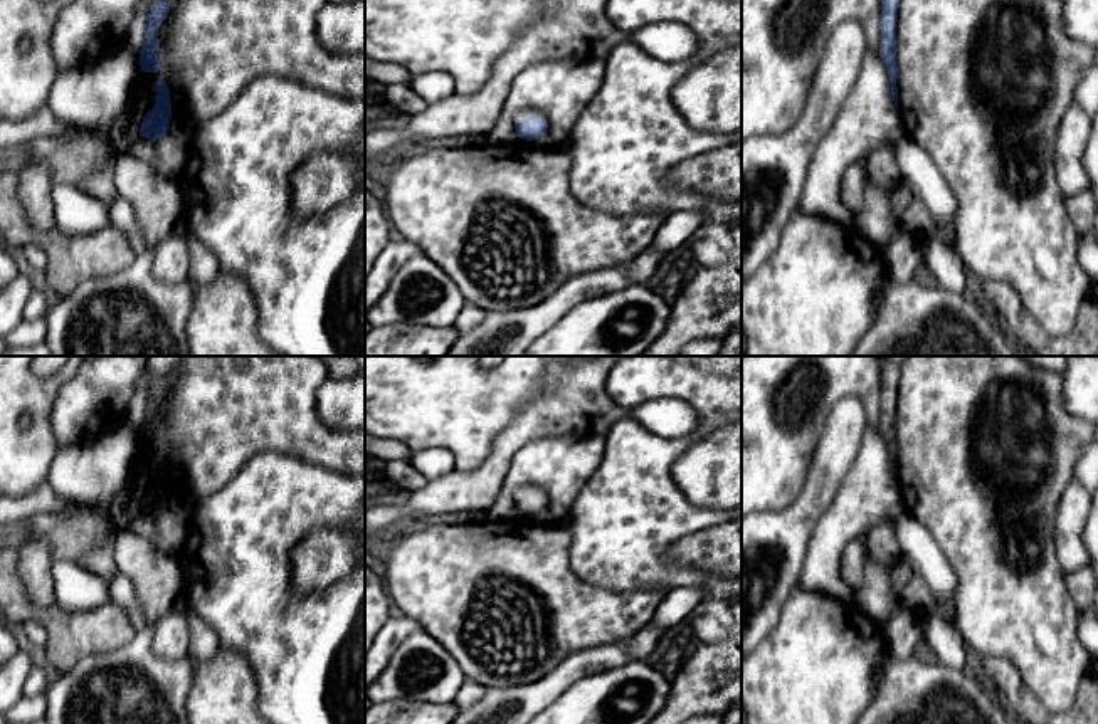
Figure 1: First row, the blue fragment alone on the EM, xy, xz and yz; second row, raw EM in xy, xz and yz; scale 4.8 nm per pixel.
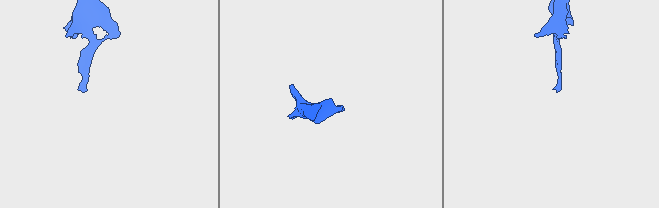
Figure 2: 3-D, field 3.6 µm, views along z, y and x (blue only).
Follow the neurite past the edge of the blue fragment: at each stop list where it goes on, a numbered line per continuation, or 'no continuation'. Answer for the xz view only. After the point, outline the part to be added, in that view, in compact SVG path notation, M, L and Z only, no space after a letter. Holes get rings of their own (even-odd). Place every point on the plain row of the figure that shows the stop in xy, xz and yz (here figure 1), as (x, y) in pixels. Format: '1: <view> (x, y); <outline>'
1: xz (523, 491); M521 485L515 491L515 499L523 499L526 497L531 491L535 491L536 494L545 494L545 491L541 487L536 485Z

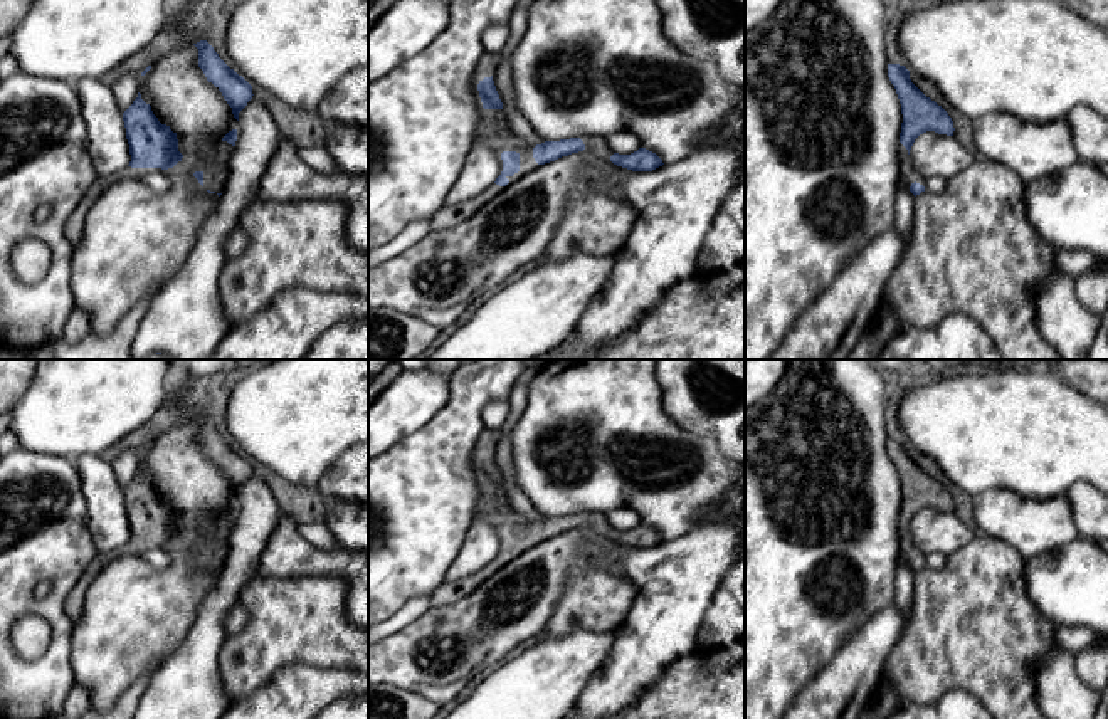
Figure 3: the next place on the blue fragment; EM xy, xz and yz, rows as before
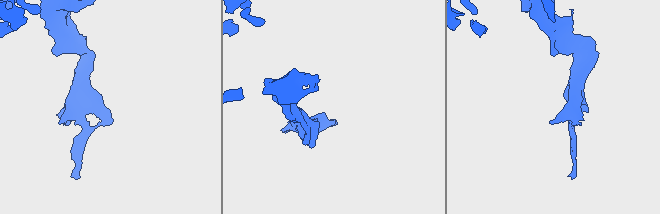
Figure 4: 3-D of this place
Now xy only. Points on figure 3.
1: xy (135, 550); M126 543L119 553L123 554L131 554L131 556L143 556L146 551L151 551L151 549L166 549L168 546L161 546L161 544L131 544L131 543Z

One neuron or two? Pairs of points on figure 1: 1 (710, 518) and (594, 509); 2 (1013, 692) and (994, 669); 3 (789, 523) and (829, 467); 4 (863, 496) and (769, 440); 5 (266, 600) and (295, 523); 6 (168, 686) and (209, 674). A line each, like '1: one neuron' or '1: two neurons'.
1: one neuron
2: one neuron
3: one neuron
4: two neurons
5: one neuron
6: two neurons

